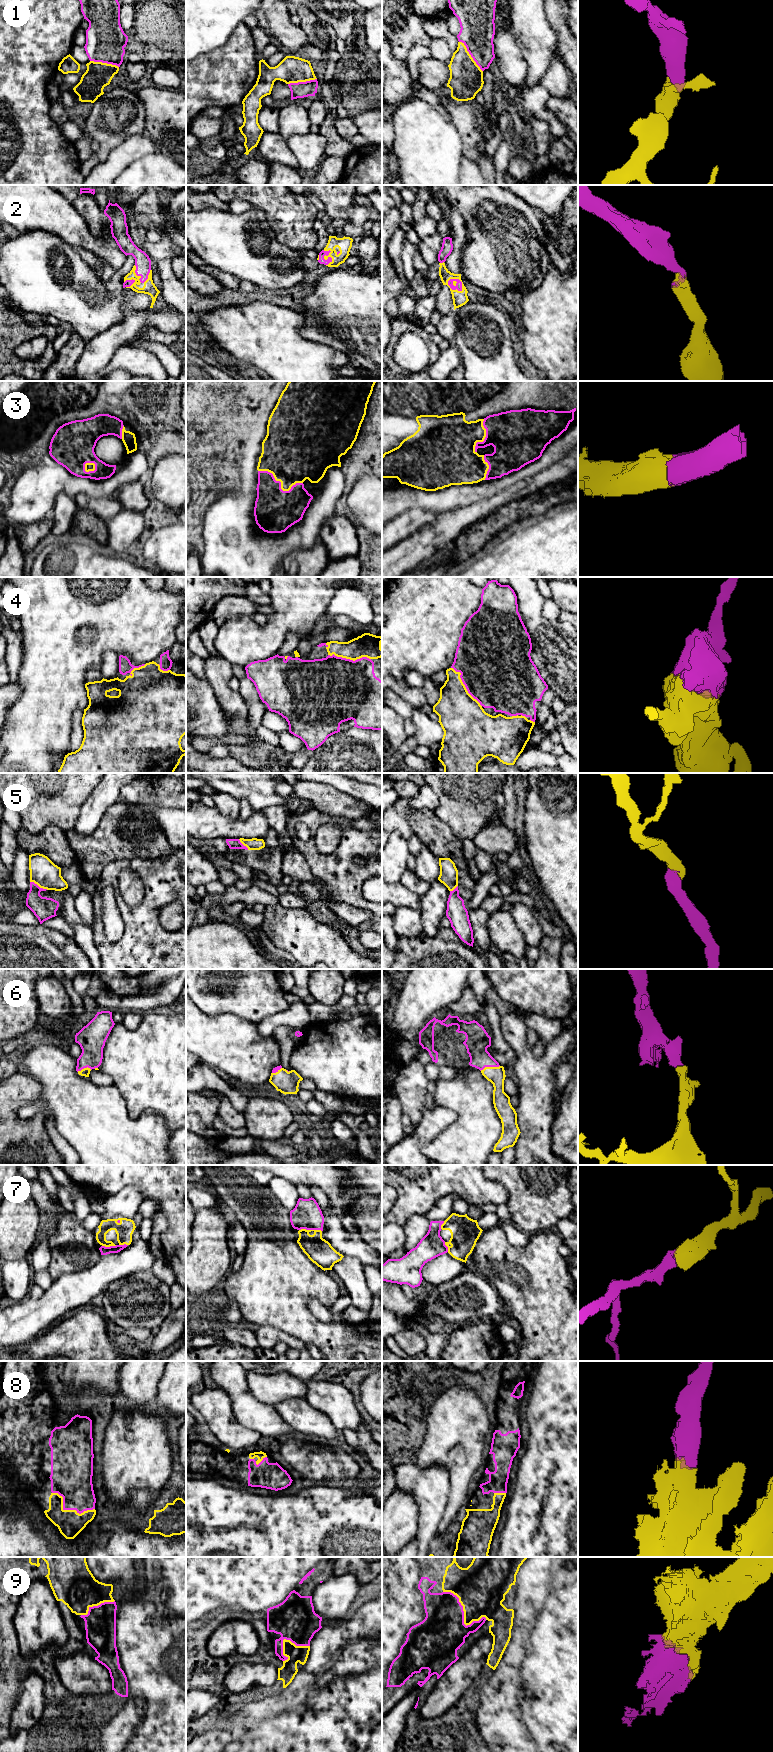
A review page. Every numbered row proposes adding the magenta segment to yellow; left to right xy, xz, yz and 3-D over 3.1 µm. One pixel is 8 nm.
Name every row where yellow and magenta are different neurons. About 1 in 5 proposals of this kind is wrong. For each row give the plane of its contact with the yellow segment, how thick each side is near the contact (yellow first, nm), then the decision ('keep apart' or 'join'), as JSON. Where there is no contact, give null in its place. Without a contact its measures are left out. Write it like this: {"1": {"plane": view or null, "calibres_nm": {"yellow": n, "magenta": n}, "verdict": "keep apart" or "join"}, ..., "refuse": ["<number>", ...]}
{"1": {"plane": "yz", "calibres_nm": {"yellow": 280, "magenta": 280}, "verdict": "join"}, "2": {"plane": "yz", "calibres_nm": {"yellow": 120, "magenta": 50}, "verdict": "join"}, "3": {"plane": "xz", "calibres_nm": {"yellow": 440, "magenta": 340}, "verdict": "join"}, "4": {"plane": "yz", "calibres_nm": {"yellow": 360, "magenta": 500}, "verdict": "join"}, "5": {"plane": "xy", "calibres_nm": {"yellow": 220, "magenta": 180}, "verdict": "join"}, "6": {"plane": "yz", "calibres_nm": {"yellow": 140, "magenta": 200}, "verdict": "join"}, "7": {"plane": "xz", "calibres_nm": {"yellow": 200, "magenta": 220}, "verdict": "join"}, "8": {"plane": "xy", "calibres_nm": {"yellow": 200, "magenta": 320}, "verdict": "join"}, "9": {"plane": "yz", "calibres_nm": {"yellow": 400, "magenta": 360}, "verdict": "join"}, "refuse": []}

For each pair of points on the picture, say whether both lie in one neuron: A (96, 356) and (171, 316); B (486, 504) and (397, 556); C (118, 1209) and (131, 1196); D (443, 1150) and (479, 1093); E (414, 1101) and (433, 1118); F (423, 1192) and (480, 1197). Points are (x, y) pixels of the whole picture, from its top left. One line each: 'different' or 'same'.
A: same
B: same
C: same
D: same
E: different
F: same

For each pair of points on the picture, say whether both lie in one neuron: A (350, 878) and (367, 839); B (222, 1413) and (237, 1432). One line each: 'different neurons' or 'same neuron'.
A: same neuron
B: same neuron

